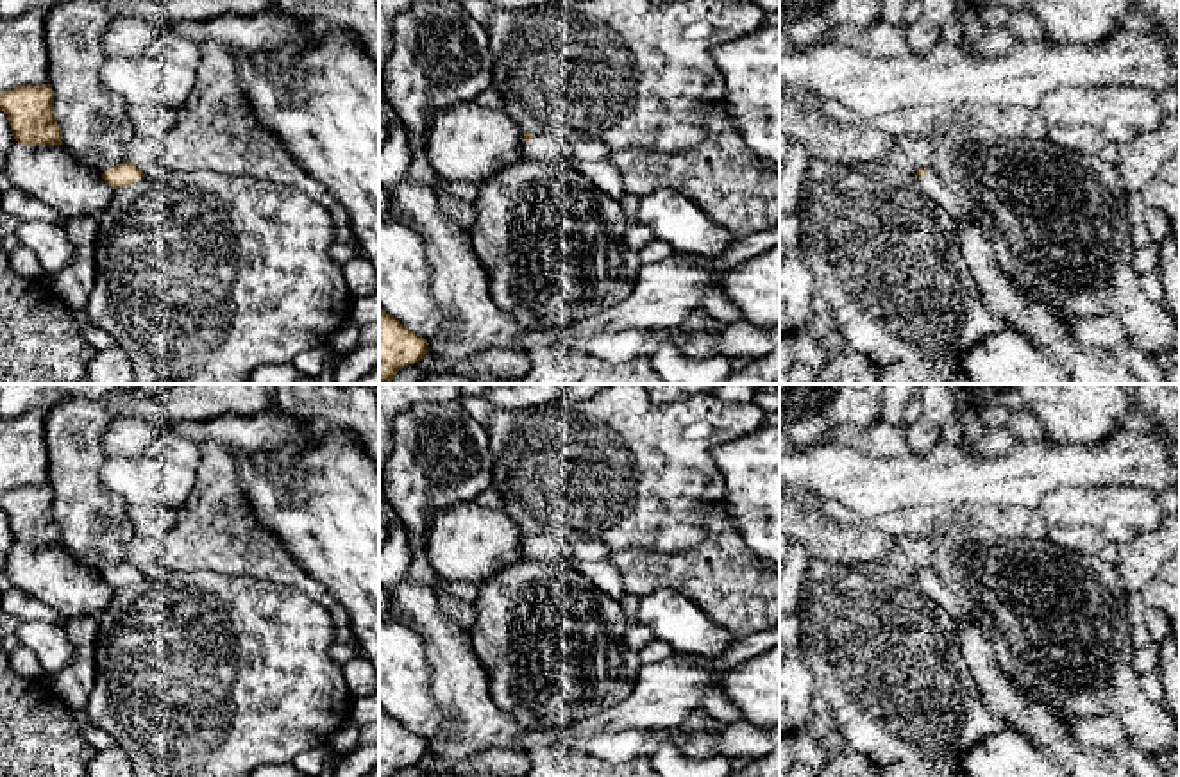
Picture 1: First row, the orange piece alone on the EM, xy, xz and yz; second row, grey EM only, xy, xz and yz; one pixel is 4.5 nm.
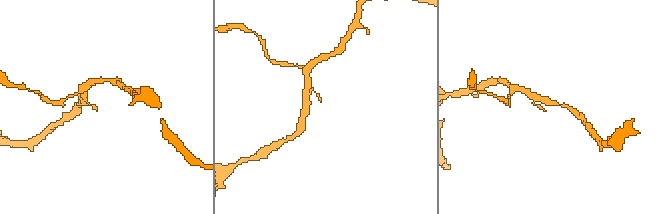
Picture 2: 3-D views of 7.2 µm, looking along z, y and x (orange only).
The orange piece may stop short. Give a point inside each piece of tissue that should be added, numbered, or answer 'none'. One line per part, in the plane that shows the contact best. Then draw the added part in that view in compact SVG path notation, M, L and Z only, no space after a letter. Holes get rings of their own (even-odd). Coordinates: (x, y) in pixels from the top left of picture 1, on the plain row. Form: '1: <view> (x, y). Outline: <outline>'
1: yz (934, 586). Outline: M931 566L926 570L928 573L924 577L919 577L917 572L914 573L914 577L930 595L930 598L953 620L965 616L965 609L962 607L960 598L940 581Z

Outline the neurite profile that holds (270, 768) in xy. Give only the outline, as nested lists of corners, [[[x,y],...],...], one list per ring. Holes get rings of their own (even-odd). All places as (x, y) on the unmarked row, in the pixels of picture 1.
[[[266,763],[254,770],[250,777],[309,777],[293,763]]]

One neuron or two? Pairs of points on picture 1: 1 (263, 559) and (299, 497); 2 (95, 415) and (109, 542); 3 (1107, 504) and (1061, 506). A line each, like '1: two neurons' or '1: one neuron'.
1: two neurons
2: one neuron
3: one neuron

